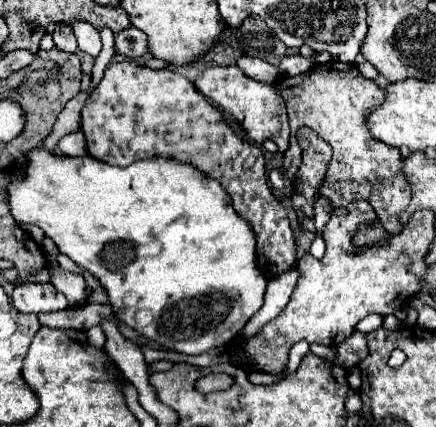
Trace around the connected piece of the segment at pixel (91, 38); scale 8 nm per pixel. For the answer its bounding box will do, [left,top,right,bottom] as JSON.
[72,22,102,58]

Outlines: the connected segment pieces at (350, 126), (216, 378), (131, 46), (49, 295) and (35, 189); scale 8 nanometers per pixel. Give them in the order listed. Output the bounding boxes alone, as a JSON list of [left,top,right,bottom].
[[276,62,412,234],[196,374,234,392],[116,28,148,58],[12,282,68,314],[8,148,268,354]]

